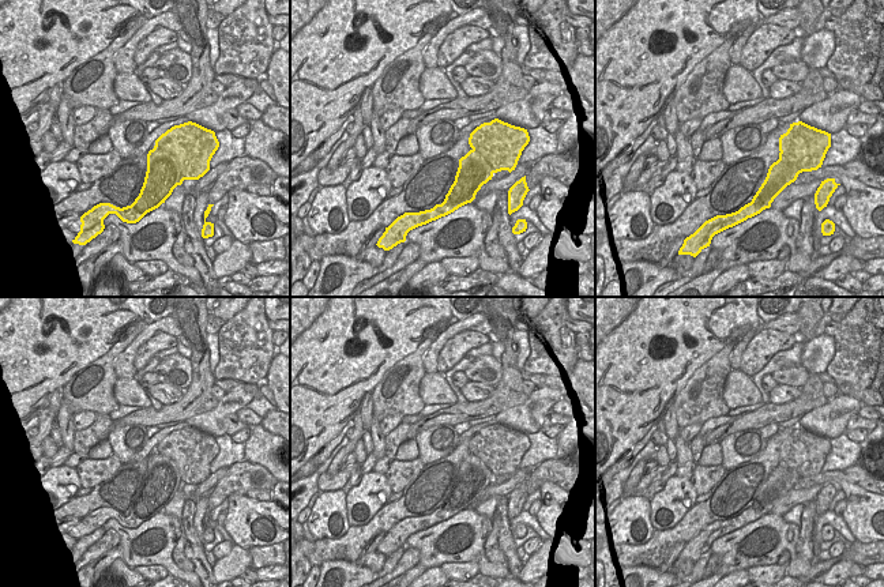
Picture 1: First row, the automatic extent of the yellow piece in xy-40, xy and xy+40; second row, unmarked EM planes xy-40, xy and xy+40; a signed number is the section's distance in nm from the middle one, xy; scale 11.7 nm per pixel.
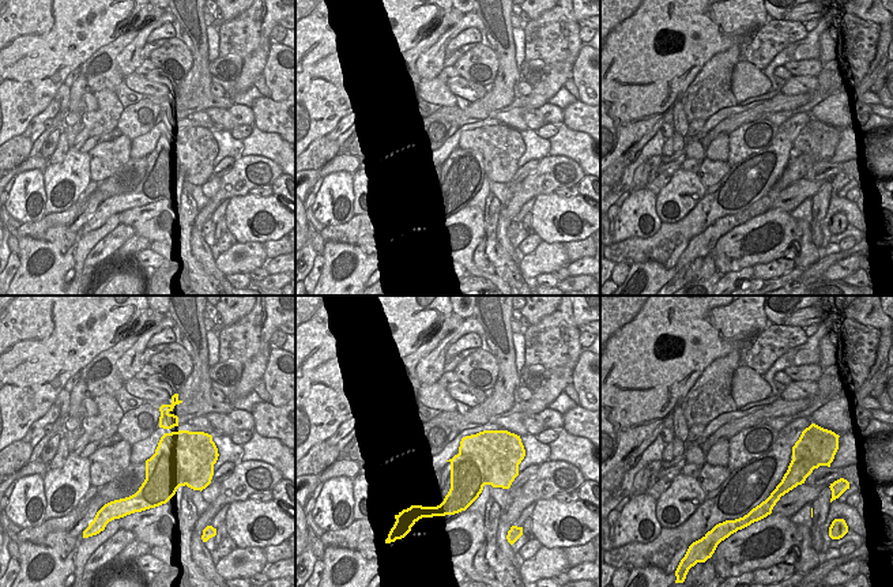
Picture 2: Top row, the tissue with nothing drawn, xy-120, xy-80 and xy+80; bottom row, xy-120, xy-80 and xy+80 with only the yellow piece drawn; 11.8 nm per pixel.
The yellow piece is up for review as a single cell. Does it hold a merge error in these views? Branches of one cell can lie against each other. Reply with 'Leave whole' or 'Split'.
Split

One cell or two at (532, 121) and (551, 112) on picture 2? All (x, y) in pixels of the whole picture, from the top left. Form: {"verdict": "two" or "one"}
{"verdict": "one"}

